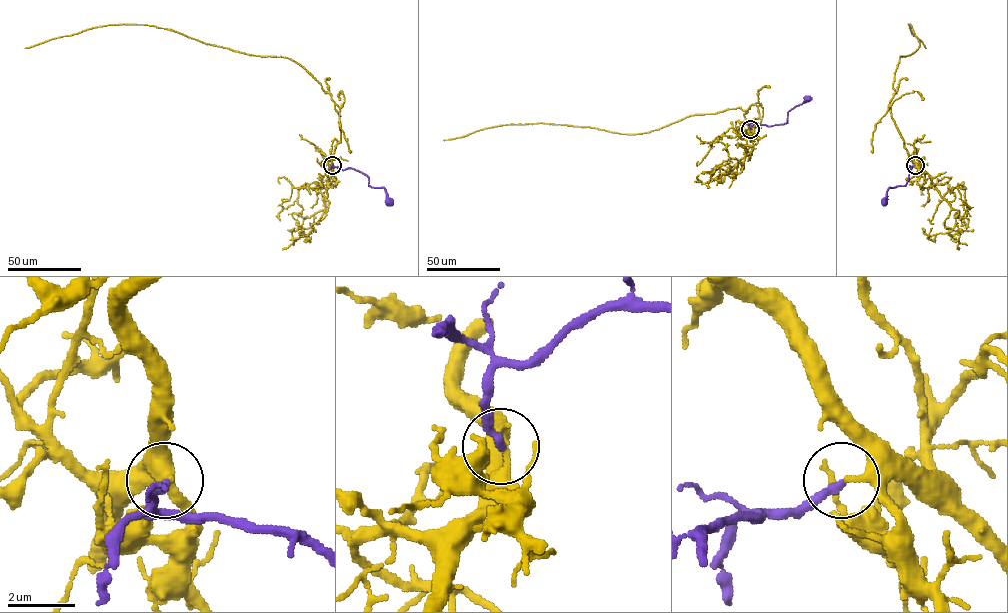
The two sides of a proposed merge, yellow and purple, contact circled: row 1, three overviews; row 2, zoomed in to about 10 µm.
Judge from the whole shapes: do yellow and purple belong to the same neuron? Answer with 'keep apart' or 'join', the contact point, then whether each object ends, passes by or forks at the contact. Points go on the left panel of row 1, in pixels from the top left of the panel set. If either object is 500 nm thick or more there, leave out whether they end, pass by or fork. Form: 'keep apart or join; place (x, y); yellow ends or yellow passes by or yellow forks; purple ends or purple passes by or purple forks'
join; place (332, 165); yellow passes by; purple ends

